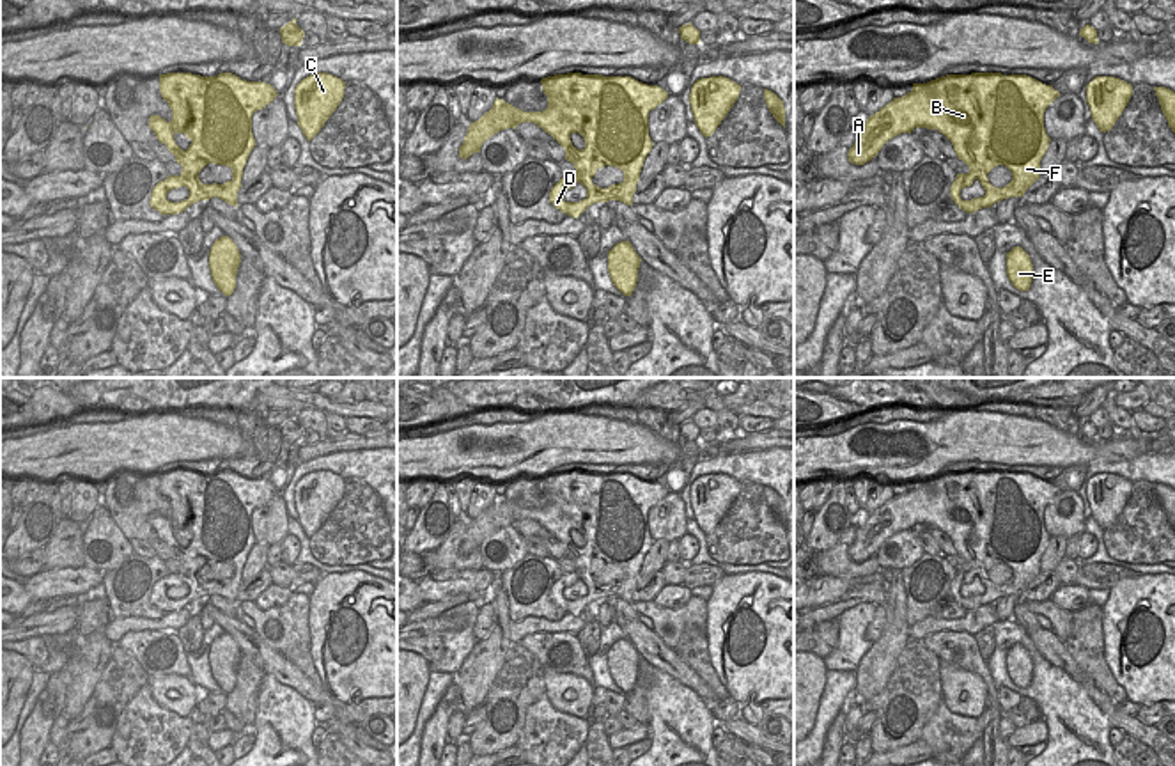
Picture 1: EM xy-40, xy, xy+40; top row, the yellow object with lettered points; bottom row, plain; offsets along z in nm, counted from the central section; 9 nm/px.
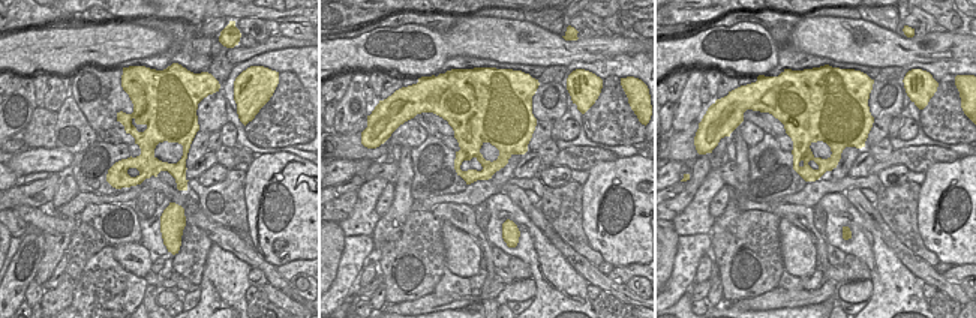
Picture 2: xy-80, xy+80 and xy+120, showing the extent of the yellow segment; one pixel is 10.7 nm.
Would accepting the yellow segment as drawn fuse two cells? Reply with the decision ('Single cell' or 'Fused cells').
Single cell.

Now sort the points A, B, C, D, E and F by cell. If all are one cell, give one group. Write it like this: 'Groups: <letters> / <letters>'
Groups: A B C D E F.

